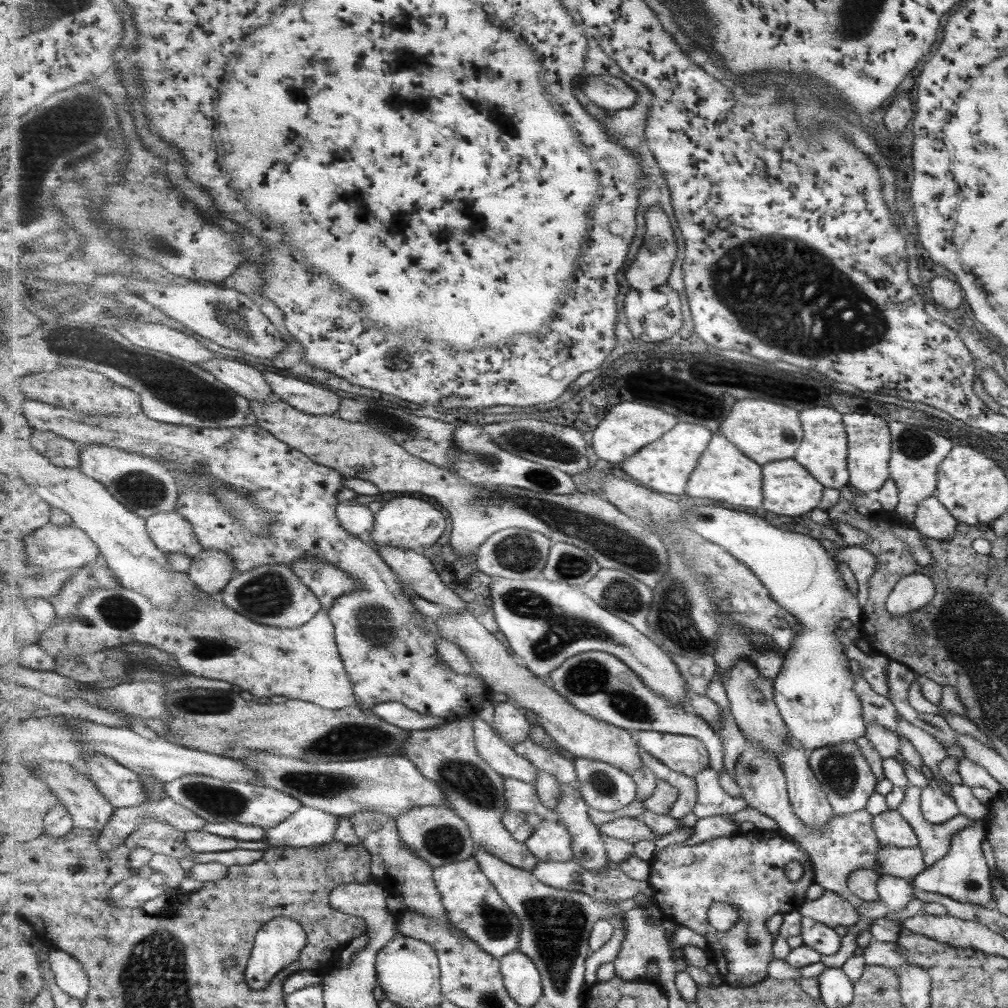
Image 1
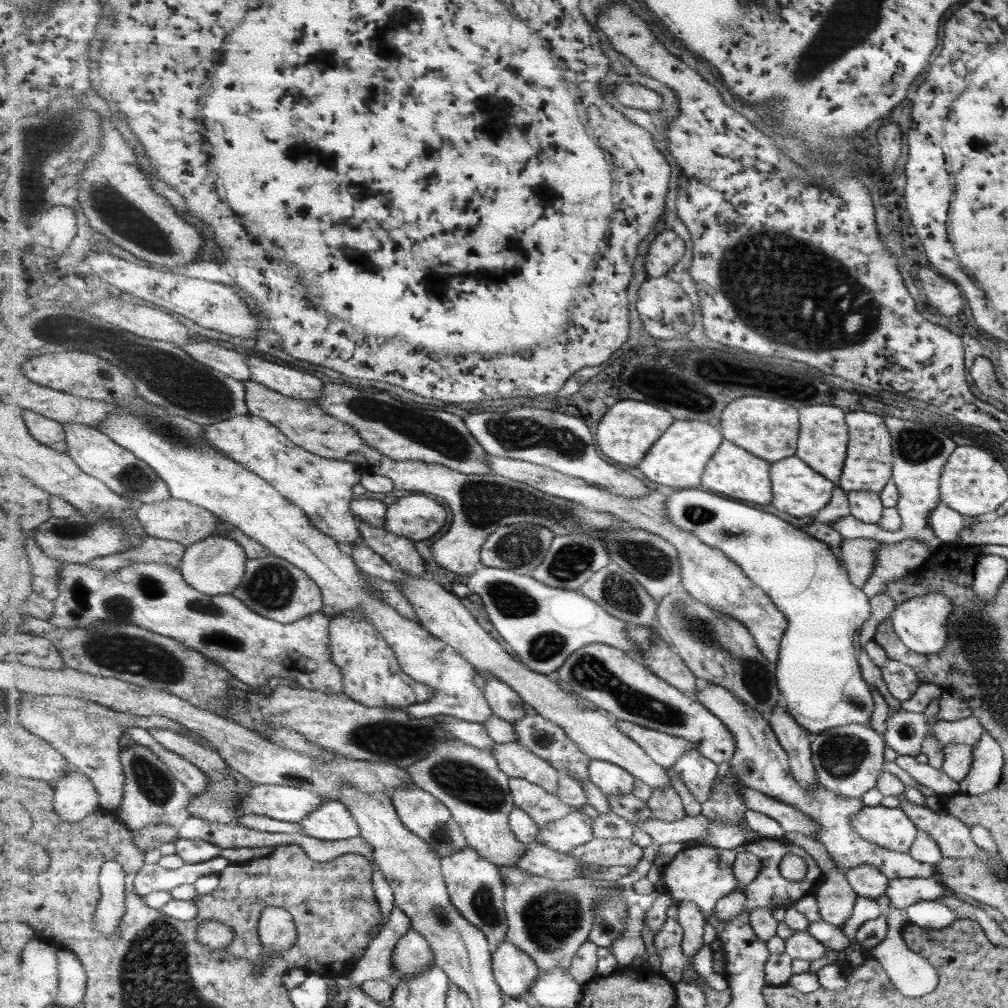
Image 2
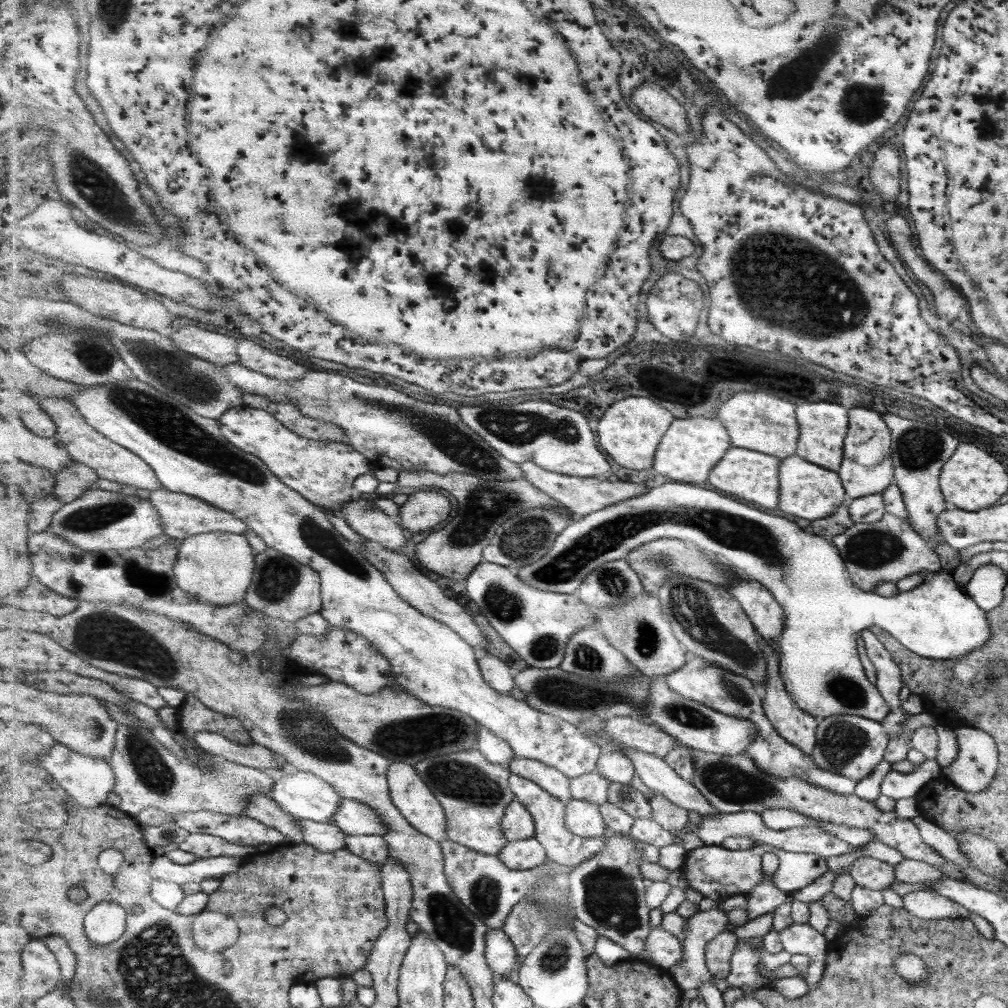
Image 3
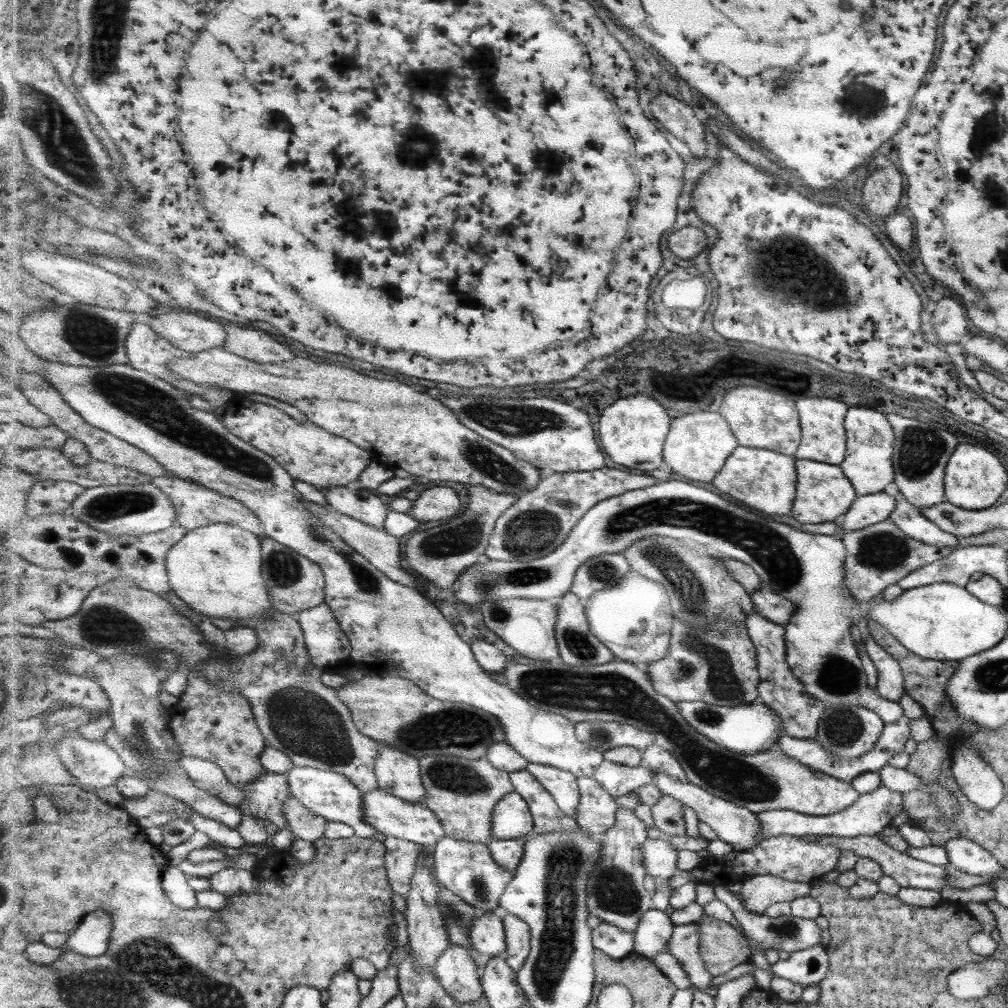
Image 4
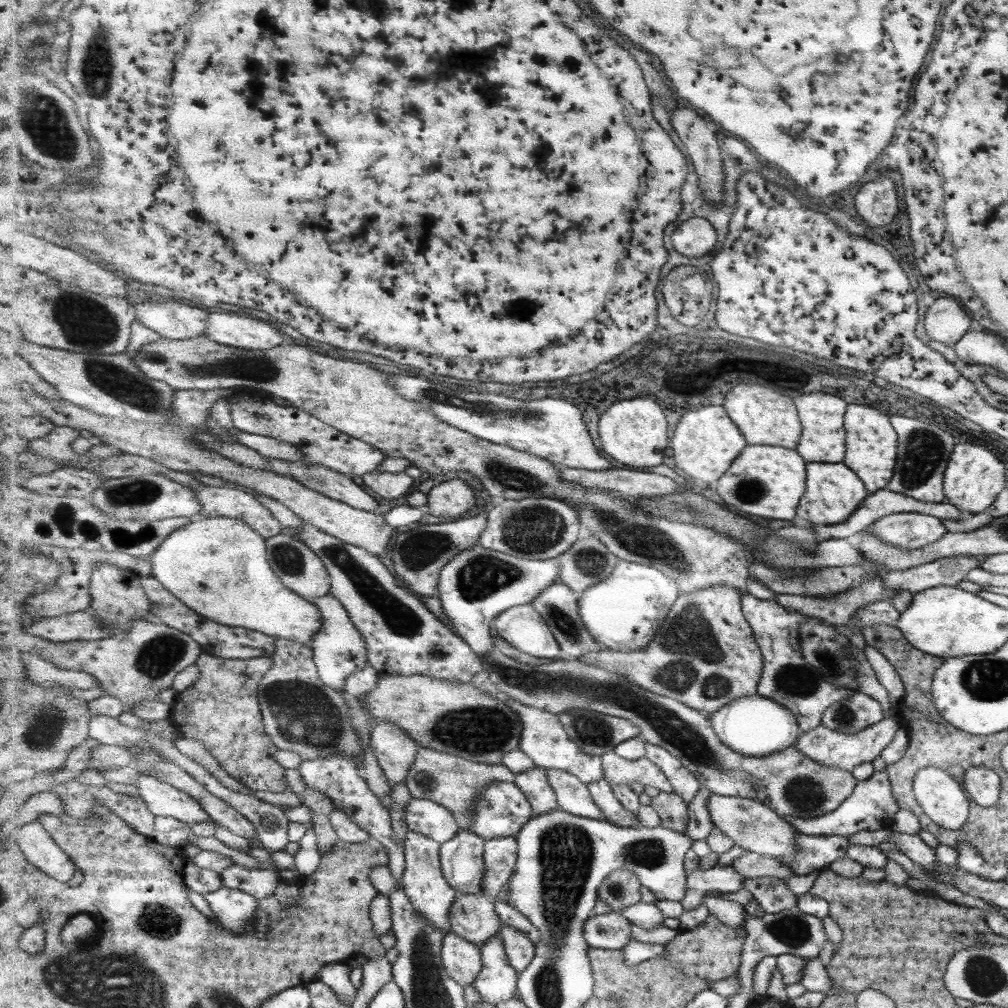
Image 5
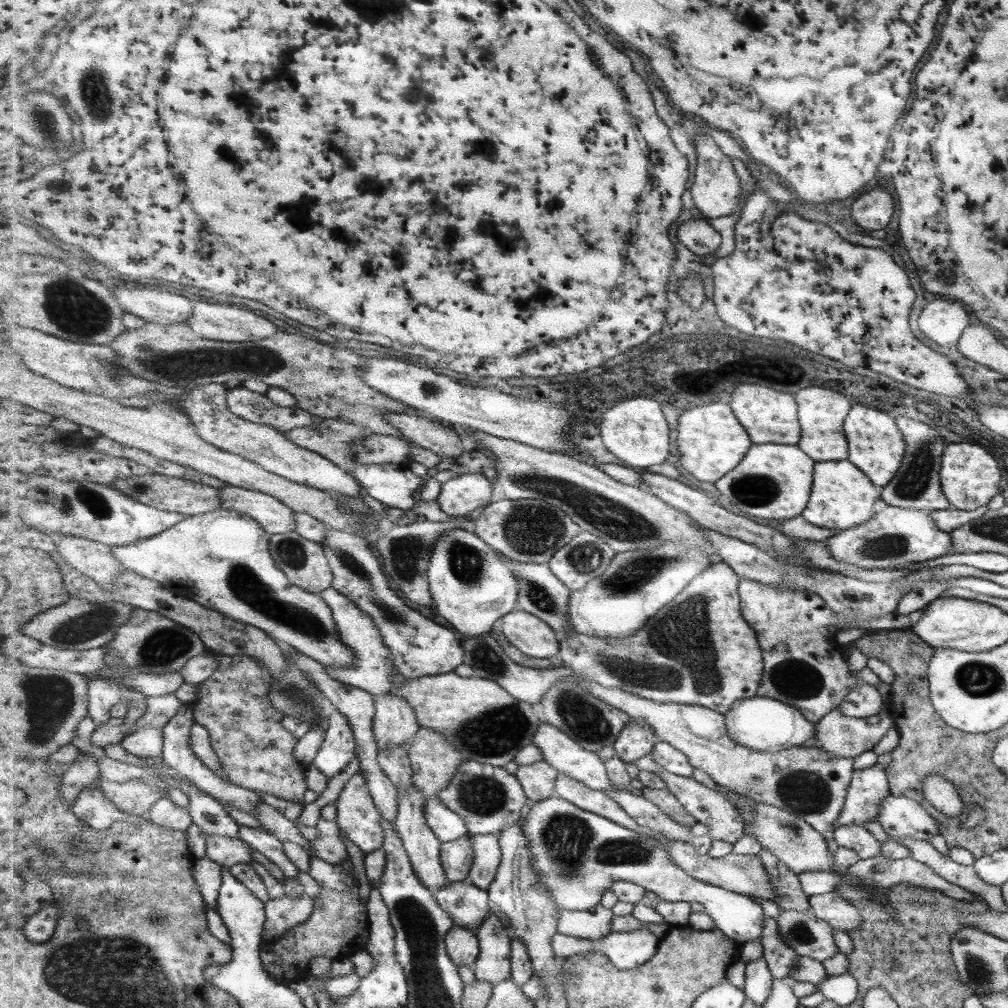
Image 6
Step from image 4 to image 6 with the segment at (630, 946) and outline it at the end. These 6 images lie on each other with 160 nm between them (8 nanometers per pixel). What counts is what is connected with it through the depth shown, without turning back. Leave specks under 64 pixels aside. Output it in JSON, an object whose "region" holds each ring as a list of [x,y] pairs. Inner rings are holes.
{"region":[[[601,903],[591,910],[561,910],[557,922],[558,934],[579,939],[599,941],[612,934],[611,928],[616,914]]]}

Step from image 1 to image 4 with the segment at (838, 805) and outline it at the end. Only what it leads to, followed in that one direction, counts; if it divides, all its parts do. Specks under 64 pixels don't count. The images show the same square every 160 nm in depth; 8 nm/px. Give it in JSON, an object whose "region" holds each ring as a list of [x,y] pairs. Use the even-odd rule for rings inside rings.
{"region":[[[827,704],[818,723],[814,739],[838,758],[857,758],[867,752],[880,737],[884,722],[861,704]]]}

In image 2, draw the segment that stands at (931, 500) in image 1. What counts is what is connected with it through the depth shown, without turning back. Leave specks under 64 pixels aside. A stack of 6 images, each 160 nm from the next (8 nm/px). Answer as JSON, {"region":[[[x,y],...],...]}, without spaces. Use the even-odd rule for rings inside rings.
{"region":[[[939,502],[929,513],[927,522],[935,538],[943,541],[943,544],[950,544],[957,538],[959,531],[964,527],[965,519],[958,512]]]}

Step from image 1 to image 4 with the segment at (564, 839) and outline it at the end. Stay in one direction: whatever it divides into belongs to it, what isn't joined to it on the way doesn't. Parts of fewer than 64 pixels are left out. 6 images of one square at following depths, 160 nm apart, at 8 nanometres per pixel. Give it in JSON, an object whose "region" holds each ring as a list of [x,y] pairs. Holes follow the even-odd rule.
{"region":[[[593,776],[578,779],[581,804],[577,810],[578,827],[589,835],[599,836],[615,827],[618,819],[618,802]]]}

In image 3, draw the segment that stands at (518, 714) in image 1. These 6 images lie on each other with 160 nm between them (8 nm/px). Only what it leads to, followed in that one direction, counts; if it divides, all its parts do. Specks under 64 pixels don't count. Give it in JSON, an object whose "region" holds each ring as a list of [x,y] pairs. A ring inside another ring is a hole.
{"region":[[[491,652],[481,653],[478,661],[487,684],[497,692],[511,694],[511,690],[518,688],[518,684],[514,681],[514,668],[501,657]]]}

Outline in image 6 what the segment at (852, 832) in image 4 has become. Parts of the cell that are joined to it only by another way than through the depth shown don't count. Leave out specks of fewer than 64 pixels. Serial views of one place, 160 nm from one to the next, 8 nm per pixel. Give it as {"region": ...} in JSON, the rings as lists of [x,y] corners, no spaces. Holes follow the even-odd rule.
{"region":[[[875,763],[869,768],[852,770],[841,812],[835,820],[835,829],[847,825],[863,825],[875,819],[879,803],[887,797],[888,780],[884,768]]]}

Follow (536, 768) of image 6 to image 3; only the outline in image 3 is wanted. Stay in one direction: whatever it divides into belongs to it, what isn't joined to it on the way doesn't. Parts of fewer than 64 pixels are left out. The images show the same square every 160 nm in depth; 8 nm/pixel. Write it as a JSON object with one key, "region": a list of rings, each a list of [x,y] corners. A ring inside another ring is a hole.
{"region":[[[512,774],[510,776],[511,791],[515,794],[516,800],[526,806],[529,813],[534,816],[536,824],[535,839],[546,849],[547,856],[553,864],[575,868],[583,865],[589,859],[599,855],[599,852],[607,847],[608,832],[601,838],[581,837],[567,829],[566,805],[559,798],[552,796],[542,785],[537,784],[527,777]]]}

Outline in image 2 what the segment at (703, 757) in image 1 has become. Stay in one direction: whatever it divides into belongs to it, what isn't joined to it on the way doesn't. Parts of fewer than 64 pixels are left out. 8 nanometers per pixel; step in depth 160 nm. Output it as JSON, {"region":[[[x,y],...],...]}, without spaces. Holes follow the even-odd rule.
{"region":[[[622,718],[614,719],[627,736],[630,736],[643,750],[659,764],[667,769],[673,768],[682,759],[684,752],[698,749],[695,743],[683,737],[673,736],[666,732],[659,732],[652,728],[645,728]]]}

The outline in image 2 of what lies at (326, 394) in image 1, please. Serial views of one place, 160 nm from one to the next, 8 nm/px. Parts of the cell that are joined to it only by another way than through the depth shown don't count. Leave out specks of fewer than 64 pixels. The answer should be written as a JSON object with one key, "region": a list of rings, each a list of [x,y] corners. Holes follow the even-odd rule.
{"region":[[[249,356],[247,363],[252,372],[251,380],[291,398],[315,401],[323,397],[323,382],[314,374],[279,366],[257,356]]]}

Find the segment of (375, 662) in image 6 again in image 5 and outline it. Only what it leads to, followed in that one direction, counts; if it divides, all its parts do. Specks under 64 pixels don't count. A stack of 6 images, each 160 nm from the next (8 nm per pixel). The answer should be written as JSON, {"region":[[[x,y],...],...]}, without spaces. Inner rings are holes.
{"region":[[[329,592],[325,596],[314,599],[313,602],[319,606],[319,611],[323,613],[322,630],[314,636],[313,643],[311,643],[314,650],[314,661],[318,665],[318,673],[325,684],[342,690],[344,693],[343,688],[345,688],[347,676],[351,676],[351,674],[355,674],[367,666],[368,646],[356,624],[351,620],[349,612],[338,598]]]}

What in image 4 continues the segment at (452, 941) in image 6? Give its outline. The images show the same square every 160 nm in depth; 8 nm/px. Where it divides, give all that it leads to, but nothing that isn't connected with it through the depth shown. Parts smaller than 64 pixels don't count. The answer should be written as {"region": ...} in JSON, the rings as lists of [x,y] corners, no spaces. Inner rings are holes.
{"region":[[[450,945],[439,957],[435,975],[447,992],[463,1005],[483,998],[481,973],[470,949]]]}

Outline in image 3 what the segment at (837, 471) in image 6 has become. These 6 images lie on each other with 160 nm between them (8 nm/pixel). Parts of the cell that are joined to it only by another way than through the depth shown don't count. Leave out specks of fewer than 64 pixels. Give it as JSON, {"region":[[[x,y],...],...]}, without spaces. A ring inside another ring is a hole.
{"region":[[[795,454],[789,458],[782,459],[779,470],[781,479],[781,496],[778,508],[783,512],[789,512],[793,516],[803,518],[806,522],[815,519],[825,519],[827,515],[833,514],[845,498],[845,490],[842,488],[841,478],[837,472],[831,472],[821,465],[811,464]]]}

